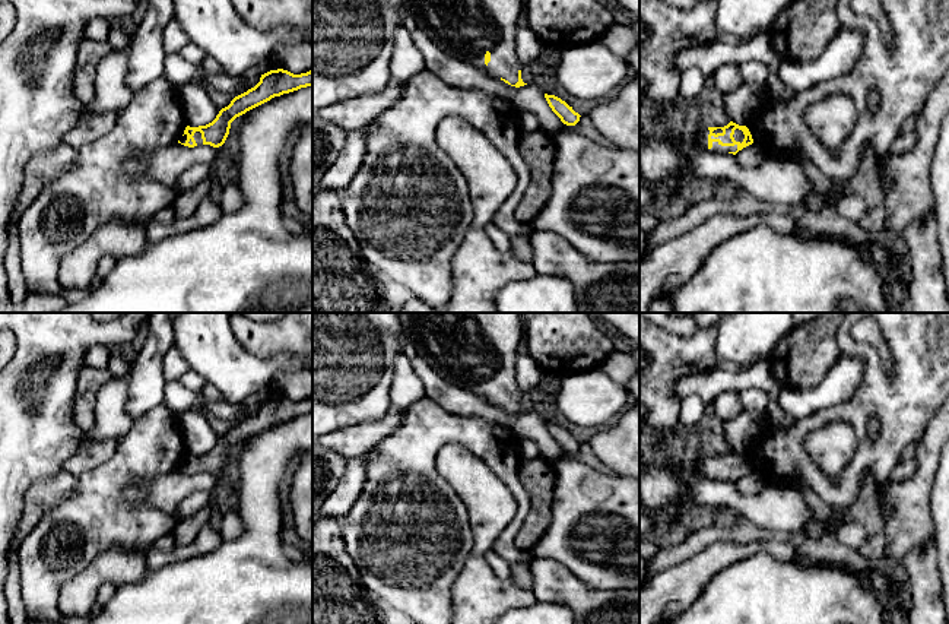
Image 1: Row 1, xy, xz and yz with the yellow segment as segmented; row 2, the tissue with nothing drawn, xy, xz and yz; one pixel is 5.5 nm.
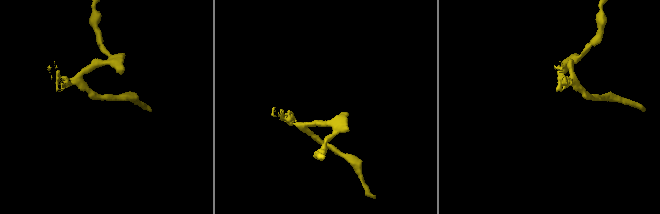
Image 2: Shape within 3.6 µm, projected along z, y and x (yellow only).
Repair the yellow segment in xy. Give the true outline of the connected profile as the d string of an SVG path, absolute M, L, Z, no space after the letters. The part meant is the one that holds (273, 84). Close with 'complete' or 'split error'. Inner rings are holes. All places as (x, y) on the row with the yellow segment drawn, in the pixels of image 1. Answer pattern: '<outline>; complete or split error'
M277 69L261 75L260 82L247 92L235 96L231 104L219 111L216 118L199 127L187 126L178 143L194 148L197 145L210 145L219 148L225 143L231 123L247 111L270 101L274 96L312 86L312 70L293 75Z; split error

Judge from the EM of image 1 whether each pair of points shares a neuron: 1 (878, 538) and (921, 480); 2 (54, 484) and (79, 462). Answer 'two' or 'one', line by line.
1: two
2: two

